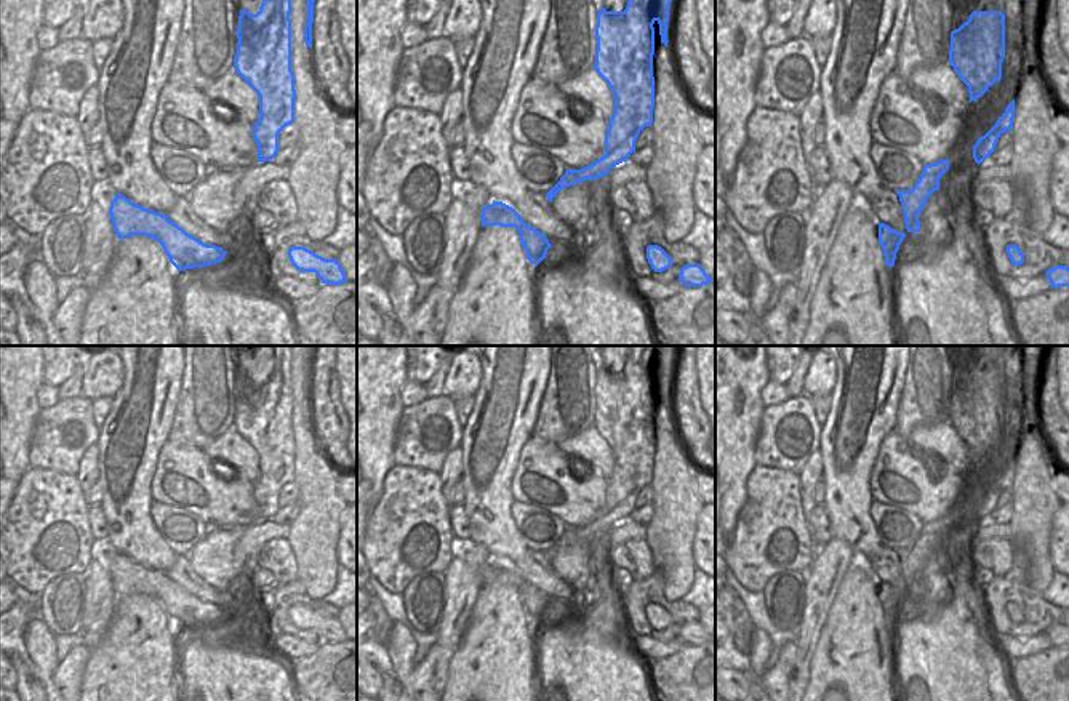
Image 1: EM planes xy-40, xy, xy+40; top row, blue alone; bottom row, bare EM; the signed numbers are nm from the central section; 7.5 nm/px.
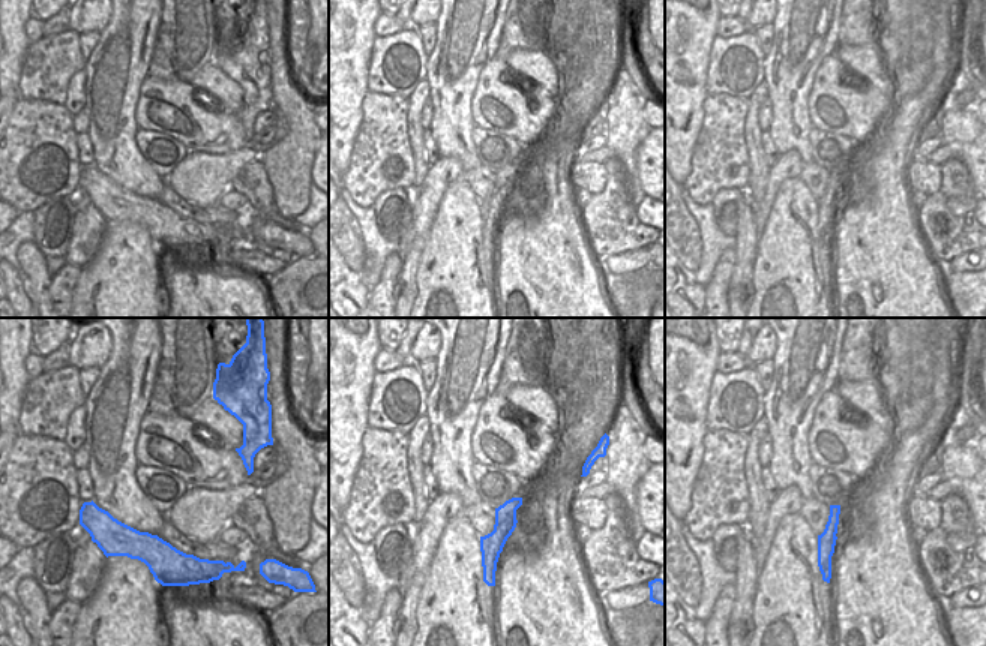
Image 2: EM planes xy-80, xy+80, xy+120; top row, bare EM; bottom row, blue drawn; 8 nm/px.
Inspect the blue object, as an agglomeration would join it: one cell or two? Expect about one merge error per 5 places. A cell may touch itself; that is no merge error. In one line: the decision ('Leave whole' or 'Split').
Split

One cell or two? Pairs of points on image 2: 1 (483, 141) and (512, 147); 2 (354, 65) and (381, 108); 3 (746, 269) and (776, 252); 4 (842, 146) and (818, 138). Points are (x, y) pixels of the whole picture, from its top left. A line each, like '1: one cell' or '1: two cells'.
1: one cell
2: two cells
3: two cells
4: one cell

